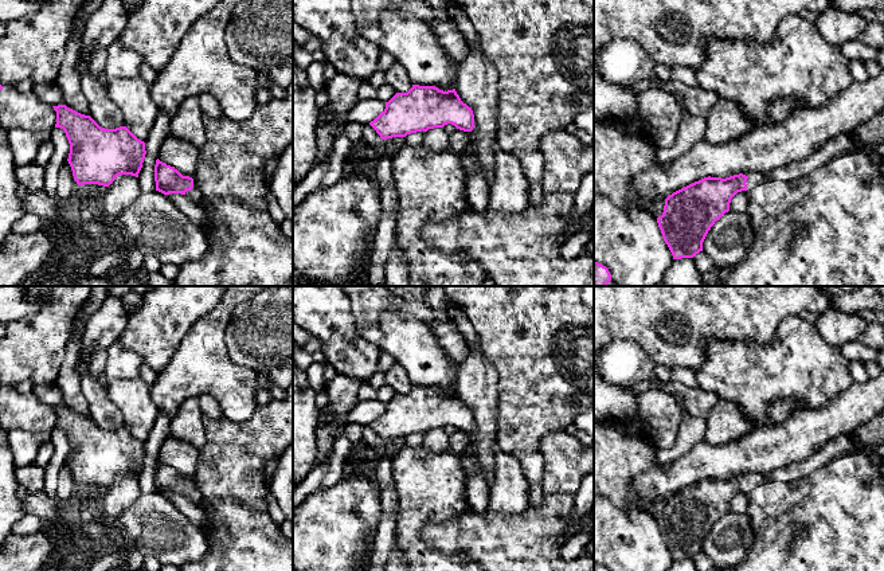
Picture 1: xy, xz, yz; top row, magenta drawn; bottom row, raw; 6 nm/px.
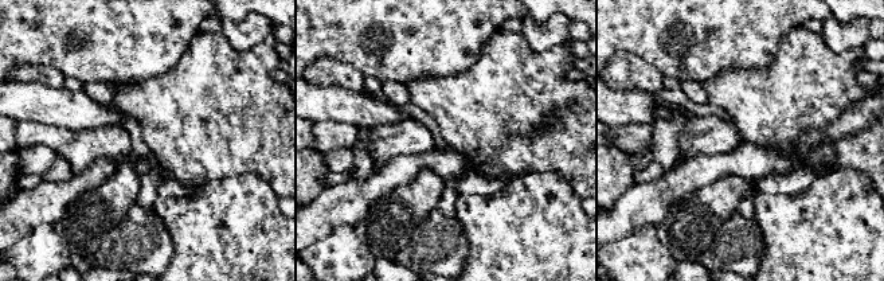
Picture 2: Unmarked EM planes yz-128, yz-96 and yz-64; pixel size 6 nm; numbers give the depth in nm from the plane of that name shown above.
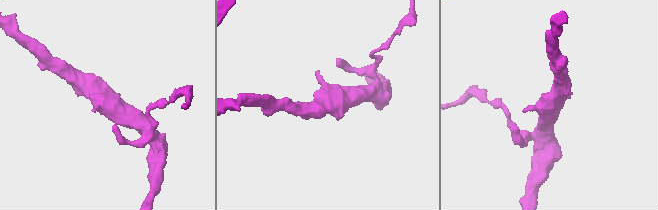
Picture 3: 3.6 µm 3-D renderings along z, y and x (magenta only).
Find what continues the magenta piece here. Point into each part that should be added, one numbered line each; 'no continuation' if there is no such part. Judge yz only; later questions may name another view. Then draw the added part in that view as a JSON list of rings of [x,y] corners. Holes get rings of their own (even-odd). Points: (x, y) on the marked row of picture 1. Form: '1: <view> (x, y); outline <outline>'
1: yz (754, 178); outline [[[747,171],[743,175],[746,175],[748,179],[746,181],[747,184],[747,189],[744,192],[750,192],[752,188],[755,188],[758,184],[766,181],[766,177],[763,175],[763,172],[752,172],[752,171]]]

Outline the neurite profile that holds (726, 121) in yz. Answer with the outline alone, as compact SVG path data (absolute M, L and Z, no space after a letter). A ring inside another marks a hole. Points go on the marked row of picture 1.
M720 98L705 114L707 129L703 141L711 145L727 144L743 137L758 125L747 118L734 101Z

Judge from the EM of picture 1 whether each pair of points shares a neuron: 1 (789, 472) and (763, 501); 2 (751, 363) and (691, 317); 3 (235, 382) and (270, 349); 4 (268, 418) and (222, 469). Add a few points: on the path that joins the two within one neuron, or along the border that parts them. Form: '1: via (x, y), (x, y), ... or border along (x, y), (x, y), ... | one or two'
1: border along (809, 473), (790, 481), (766, 481) | two
2: border along (751, 341), (711, 339), (700, 364) | two
3: border along (226, 347), (227, 355), (235, 363), (257, 372) | two
4: via (261, 430), (234, 457) | one

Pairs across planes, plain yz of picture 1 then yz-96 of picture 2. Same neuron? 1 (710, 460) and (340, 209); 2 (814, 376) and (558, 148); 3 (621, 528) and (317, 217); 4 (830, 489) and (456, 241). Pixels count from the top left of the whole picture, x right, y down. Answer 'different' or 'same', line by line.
1: same
2: same
3: different
4: different

